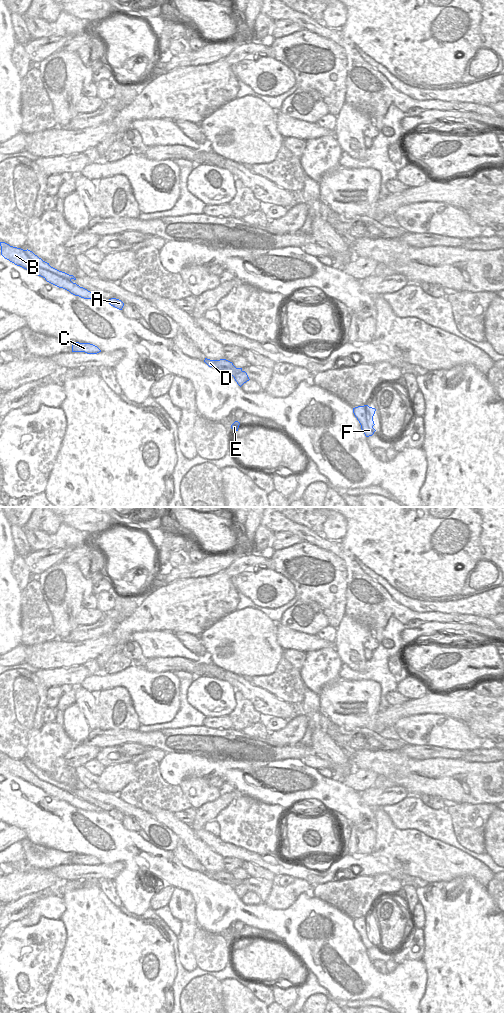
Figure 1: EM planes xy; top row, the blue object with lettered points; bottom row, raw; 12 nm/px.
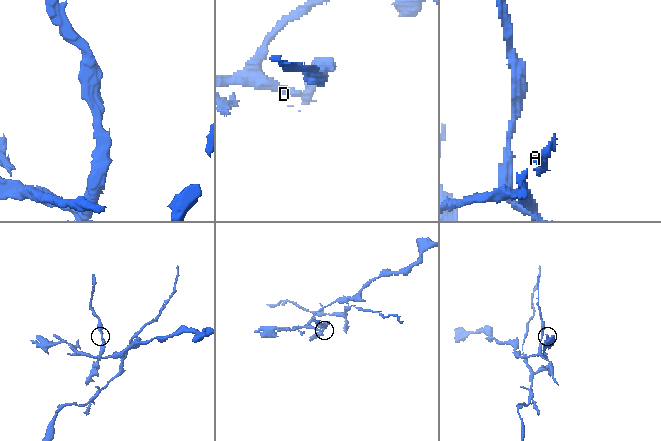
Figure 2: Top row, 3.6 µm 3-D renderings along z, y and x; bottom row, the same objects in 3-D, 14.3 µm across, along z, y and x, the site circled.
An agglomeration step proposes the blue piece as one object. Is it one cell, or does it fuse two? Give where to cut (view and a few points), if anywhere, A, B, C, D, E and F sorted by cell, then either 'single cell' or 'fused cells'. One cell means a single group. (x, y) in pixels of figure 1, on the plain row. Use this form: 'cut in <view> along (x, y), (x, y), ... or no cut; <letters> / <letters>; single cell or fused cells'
cut in xy along (241, 882), (233, 888); A B C D F / E; fused cells

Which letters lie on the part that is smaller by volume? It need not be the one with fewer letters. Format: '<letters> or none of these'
E

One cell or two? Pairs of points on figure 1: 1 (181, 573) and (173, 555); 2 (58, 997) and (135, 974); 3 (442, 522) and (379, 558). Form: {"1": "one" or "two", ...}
{"1": "two", "2": "one", "3": "one"}

